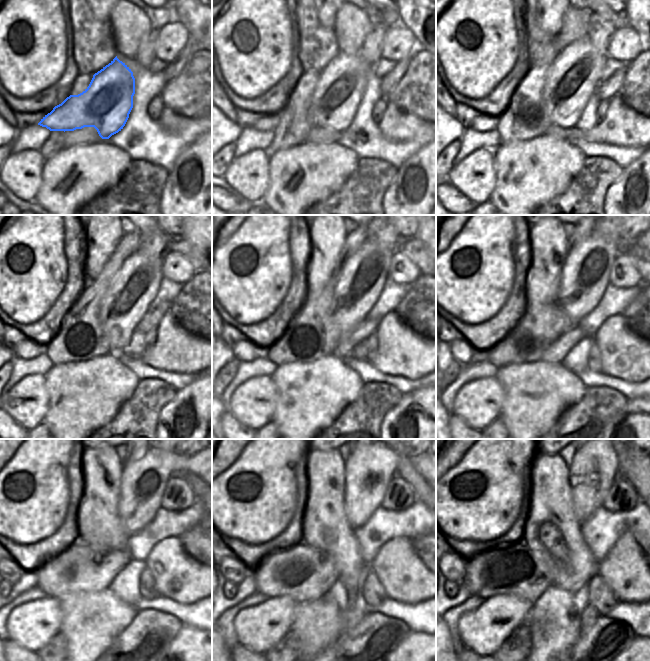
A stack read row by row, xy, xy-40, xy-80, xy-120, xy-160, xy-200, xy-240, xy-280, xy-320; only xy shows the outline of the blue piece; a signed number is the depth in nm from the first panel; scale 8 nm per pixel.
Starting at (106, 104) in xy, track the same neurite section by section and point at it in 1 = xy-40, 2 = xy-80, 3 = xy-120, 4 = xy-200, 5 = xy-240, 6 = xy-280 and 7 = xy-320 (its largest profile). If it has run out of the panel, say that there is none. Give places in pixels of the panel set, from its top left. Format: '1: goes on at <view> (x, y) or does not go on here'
1: goes on at xy-40 (341, 85)
2: goes on at xy-80 (572, 78)
3: goes on at xy-120 (132, 290)
4: goes on at xy-200 (587, 267)
5: goes on at xy-240 (143, 482)
6: goes on at xy-280 (368, 470)
7: goes on at xy-320 (592, 471)

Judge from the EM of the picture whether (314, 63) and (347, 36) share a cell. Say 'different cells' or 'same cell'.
different cells

